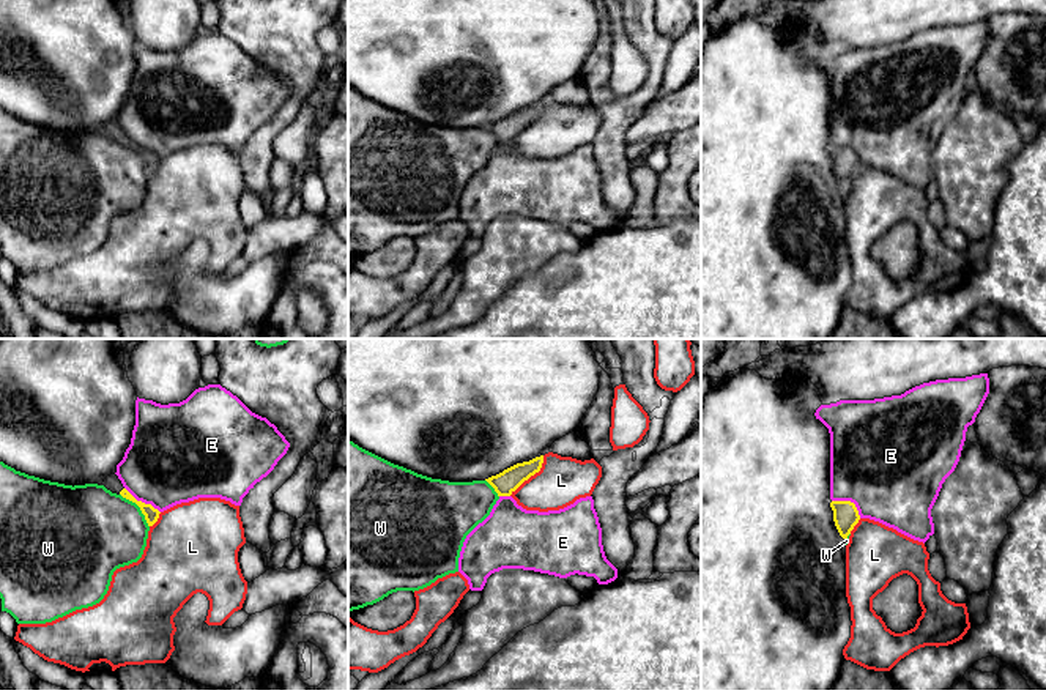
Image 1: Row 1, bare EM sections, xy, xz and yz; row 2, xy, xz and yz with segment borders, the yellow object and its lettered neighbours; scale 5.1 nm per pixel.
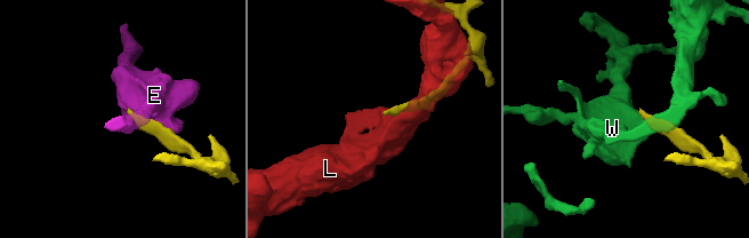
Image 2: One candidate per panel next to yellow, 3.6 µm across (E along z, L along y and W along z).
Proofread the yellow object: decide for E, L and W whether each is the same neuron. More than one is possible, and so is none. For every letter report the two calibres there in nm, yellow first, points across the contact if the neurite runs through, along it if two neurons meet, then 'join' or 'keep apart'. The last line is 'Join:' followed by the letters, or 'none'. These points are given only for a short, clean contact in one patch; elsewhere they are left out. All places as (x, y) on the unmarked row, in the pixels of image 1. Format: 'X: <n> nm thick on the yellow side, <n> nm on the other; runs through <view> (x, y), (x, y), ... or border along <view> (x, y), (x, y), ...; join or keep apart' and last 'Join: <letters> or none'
E: 130 nm thick on the yellow side, 500 nm on the other; keep apart
L: 120 nm thick on the yellow side, 240 nm on the other; keep apart
W: 70 nm thick on the yellow side, 420 nm on the other; border along xy (120, 140), (139, 155), (148, 174); keep apart
Join: none

